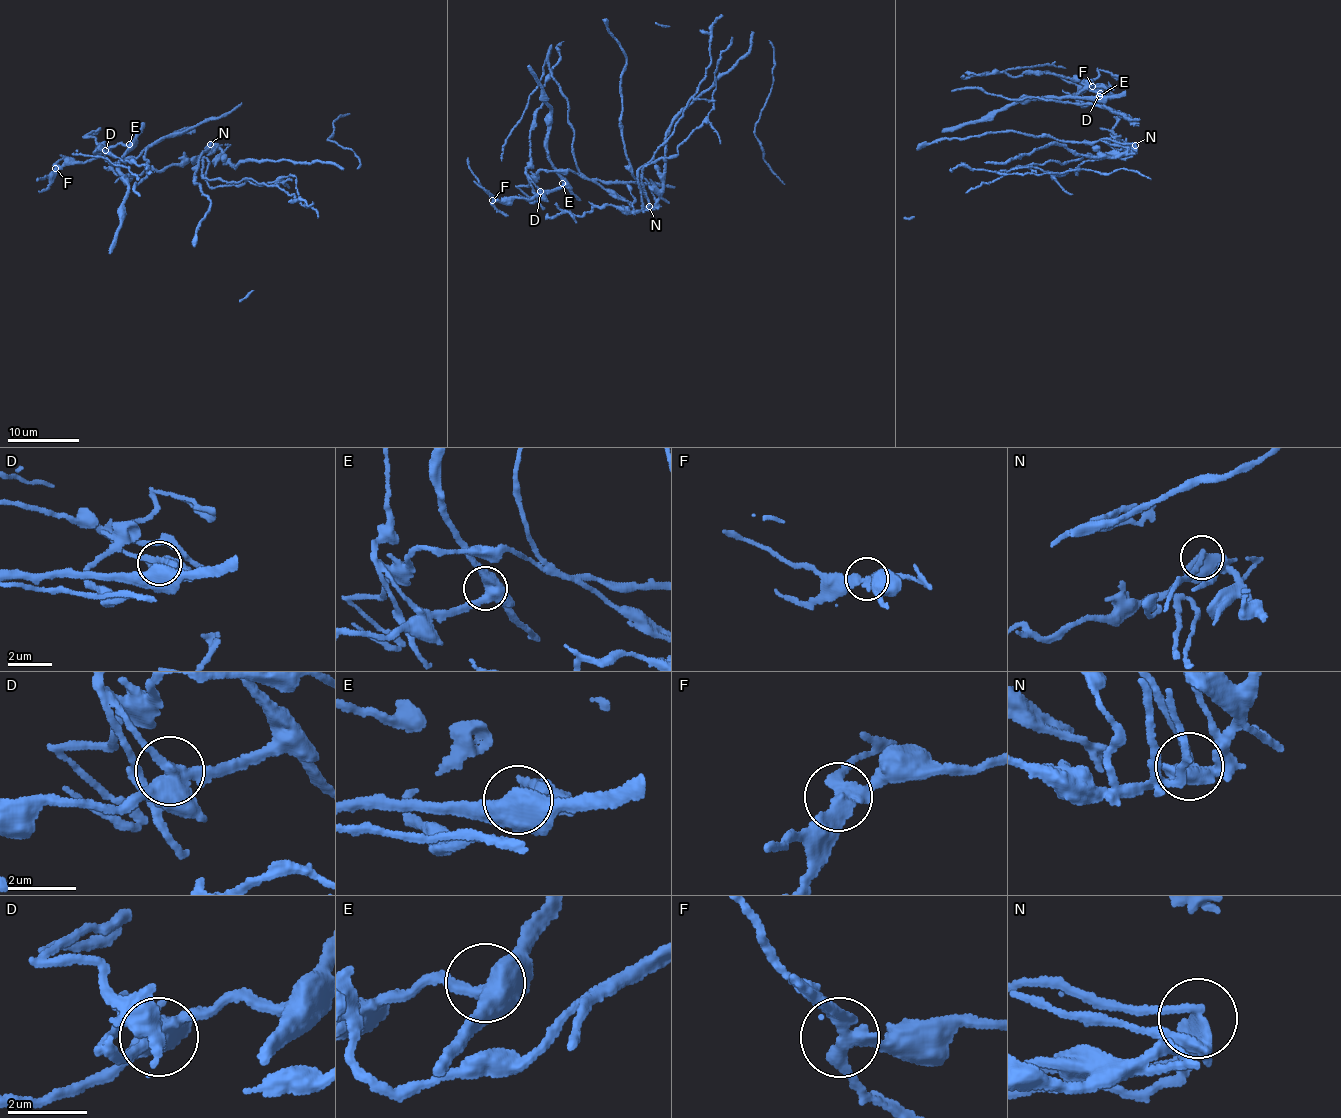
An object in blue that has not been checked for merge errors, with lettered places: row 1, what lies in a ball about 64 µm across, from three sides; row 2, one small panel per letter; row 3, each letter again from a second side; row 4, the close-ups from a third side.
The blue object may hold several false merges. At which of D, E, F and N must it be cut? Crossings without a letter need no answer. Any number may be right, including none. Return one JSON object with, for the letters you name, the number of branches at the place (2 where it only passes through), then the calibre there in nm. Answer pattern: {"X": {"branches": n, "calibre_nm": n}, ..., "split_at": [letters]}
{"D": {"branches": 4, "calibre_nm": 400}, "N": {"branches": 4, "calibre_nm": 360}, "split_at": ["D", "N"]}

